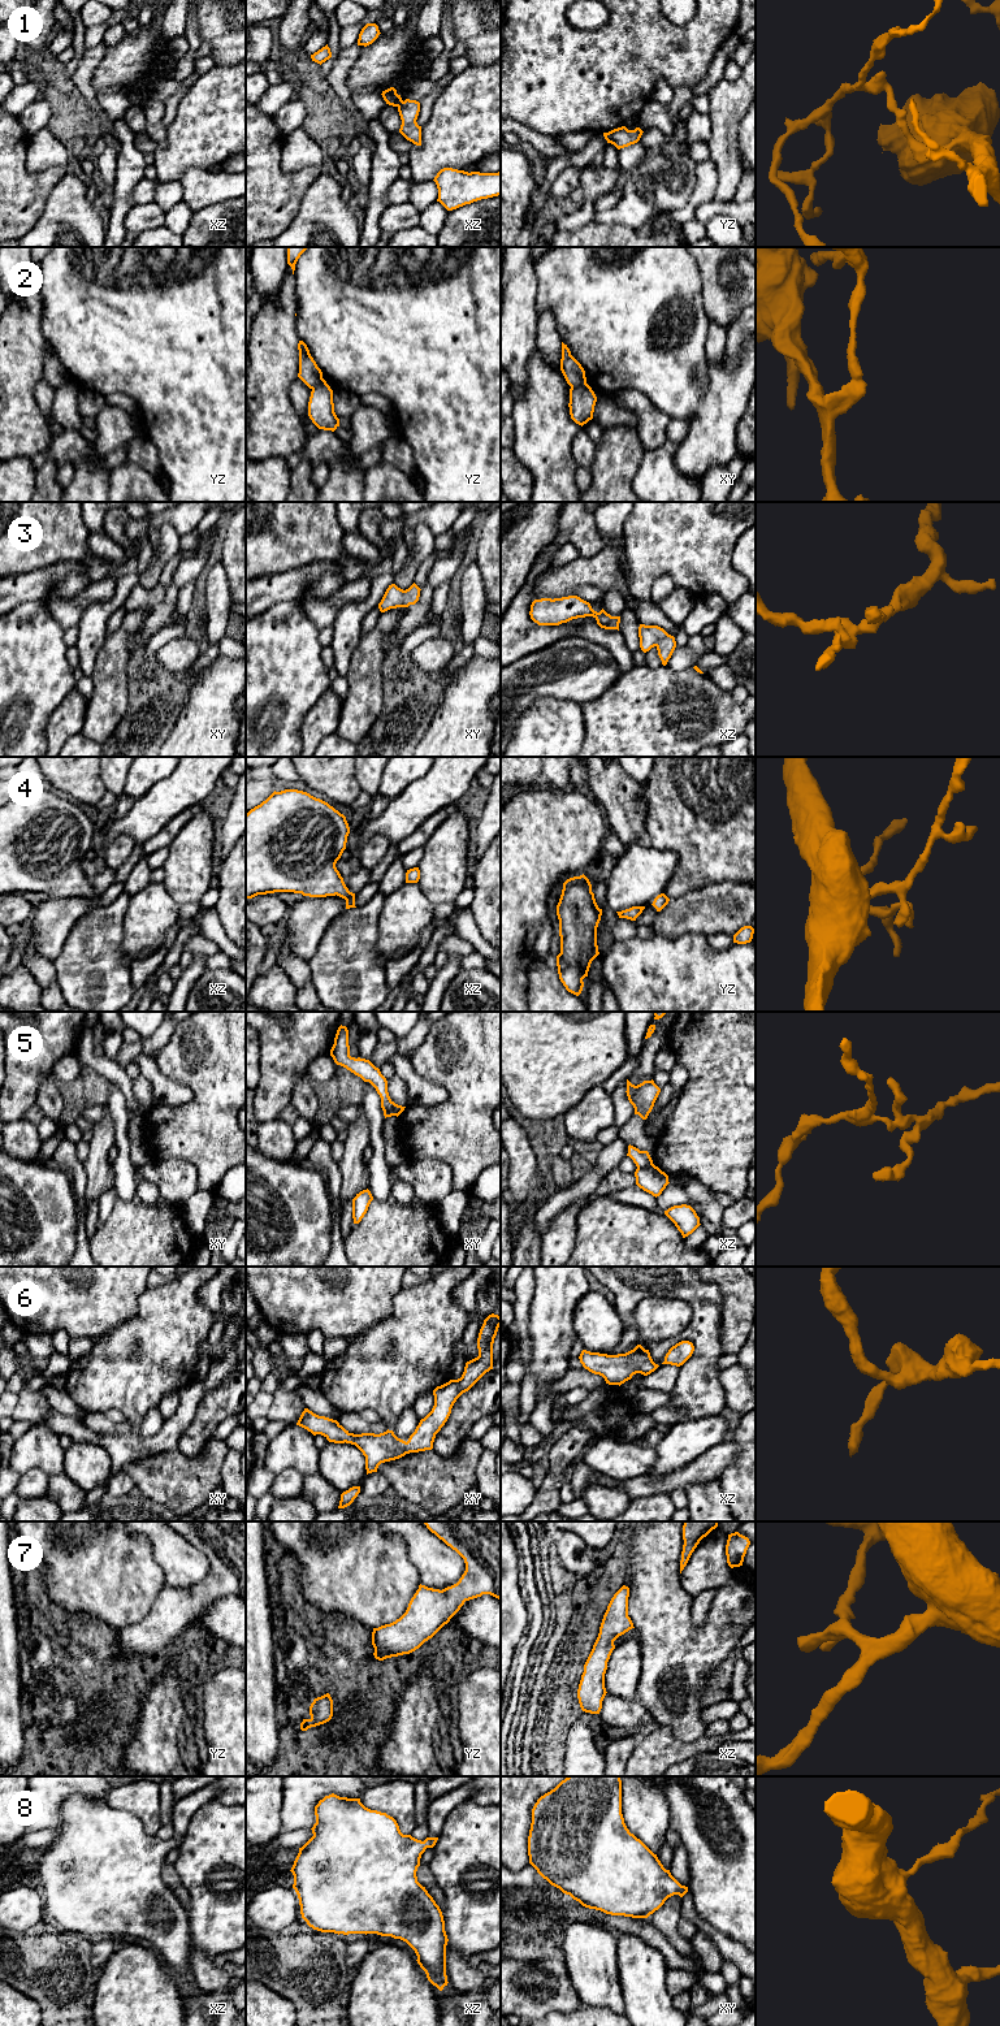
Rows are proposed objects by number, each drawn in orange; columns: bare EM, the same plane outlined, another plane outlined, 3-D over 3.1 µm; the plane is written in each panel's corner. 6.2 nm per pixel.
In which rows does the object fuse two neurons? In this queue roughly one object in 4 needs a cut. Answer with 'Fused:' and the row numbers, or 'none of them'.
Fused: 1, 2, 5

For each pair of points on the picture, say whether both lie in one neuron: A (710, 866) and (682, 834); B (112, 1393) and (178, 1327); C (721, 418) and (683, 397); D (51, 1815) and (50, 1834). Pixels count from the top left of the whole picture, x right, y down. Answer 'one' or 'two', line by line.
A: one
B: one
C: two
D: two

